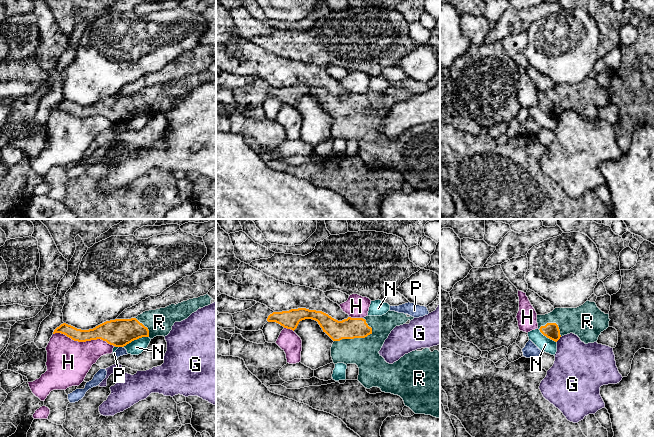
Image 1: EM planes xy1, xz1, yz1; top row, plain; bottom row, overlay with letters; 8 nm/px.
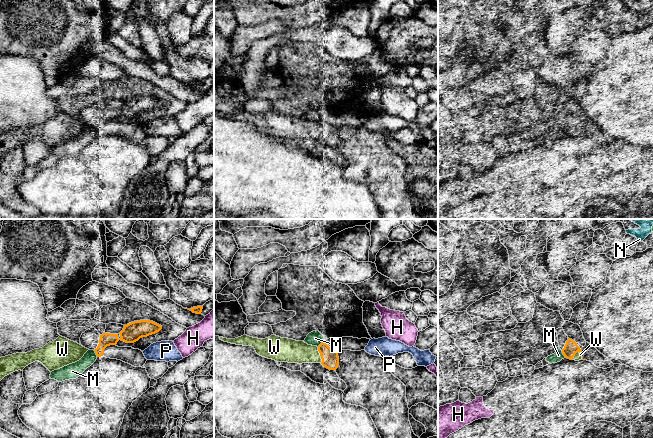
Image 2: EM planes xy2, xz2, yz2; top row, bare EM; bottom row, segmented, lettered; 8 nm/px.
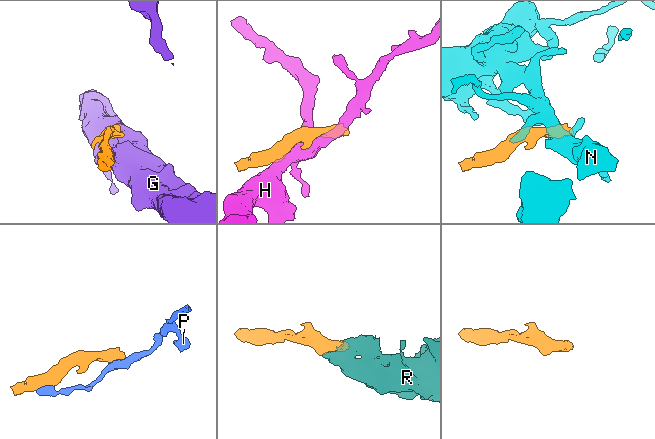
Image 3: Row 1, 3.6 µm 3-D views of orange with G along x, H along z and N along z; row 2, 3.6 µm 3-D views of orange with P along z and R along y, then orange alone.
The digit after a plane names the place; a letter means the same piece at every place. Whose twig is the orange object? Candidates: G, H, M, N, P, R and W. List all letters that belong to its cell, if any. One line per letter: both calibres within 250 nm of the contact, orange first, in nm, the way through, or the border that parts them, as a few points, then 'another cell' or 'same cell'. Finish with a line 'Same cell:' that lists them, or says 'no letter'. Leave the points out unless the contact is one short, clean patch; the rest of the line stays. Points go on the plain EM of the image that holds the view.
G: 130/360 nm | along yz1 (560, 112), (556, 117) | another cell
H: 180/360 nm | another cell
M: 110/80 nm | another cell
N: 220/120 nm | along xy1 (148, 112), (134, 115), (123, 123) | another cell
P: 220/70 nm | another cell
R: 170/240 nm | same cell
W: 140/190 nm | same cell
Same cell: R, W

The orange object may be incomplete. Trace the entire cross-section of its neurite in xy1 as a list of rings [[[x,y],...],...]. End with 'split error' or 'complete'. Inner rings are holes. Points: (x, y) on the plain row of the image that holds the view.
[[[206,70],[165,84],[145,87],[131,95],[106,97],[93,105],[81,106],[66,99],[57,103],[53,110],[61,109],[74,117],[86,118],[101,115],[115,123],[124,123],[142,113],[153,115],[167,112],[175,98],[187,95],[199,84],[211,80],[212,74]]]; split error

